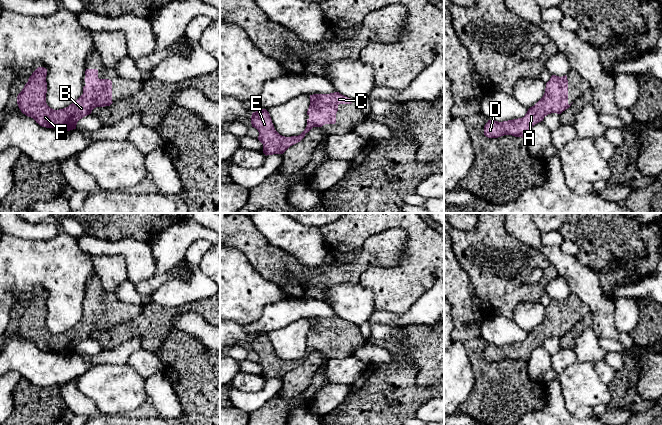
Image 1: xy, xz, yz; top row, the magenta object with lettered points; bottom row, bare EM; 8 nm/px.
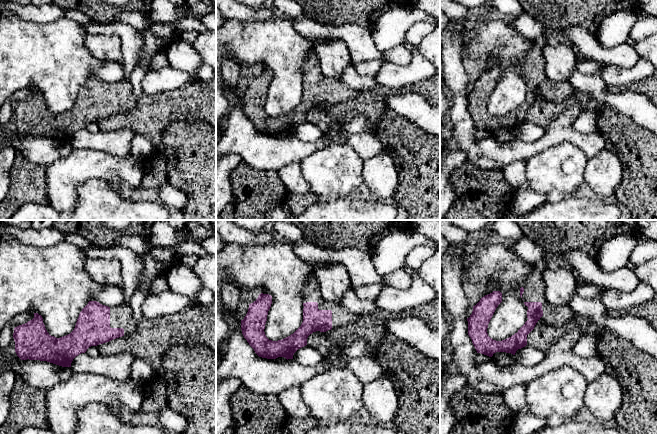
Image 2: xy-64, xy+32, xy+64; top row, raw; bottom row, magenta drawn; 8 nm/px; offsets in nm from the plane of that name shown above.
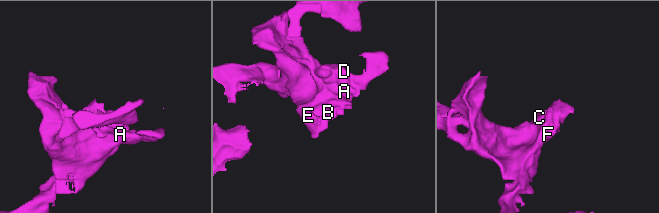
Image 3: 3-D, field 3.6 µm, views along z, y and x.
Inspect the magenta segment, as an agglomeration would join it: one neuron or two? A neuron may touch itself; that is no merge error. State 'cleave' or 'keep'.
keep

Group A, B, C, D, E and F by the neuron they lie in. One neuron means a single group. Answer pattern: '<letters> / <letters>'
A B C D E F

